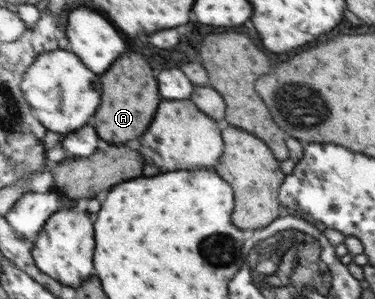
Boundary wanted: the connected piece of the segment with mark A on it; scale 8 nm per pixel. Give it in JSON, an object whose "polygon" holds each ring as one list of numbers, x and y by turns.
{"polygon":[[128,52,124,54,104,76,104,104,100,106,100,112,96,112,96,130,100,132,100,138,114,145,123,144,128,140,138,138,139,134,148,131,152,125,154,114,159,111,160,90,158,82,154,78,152,66,144,54]]}

